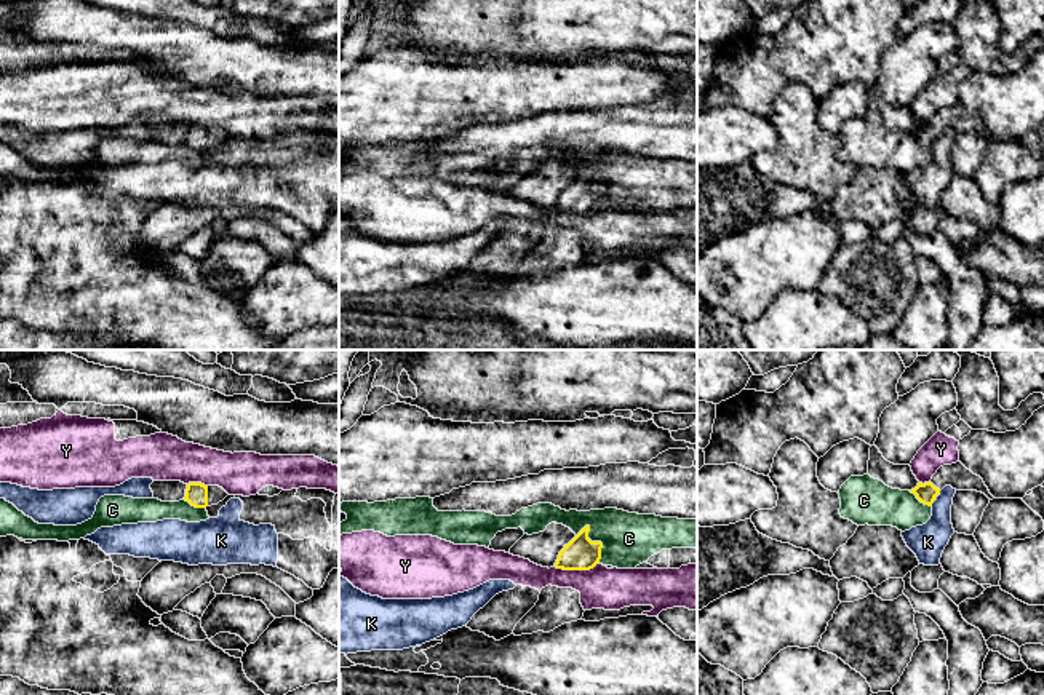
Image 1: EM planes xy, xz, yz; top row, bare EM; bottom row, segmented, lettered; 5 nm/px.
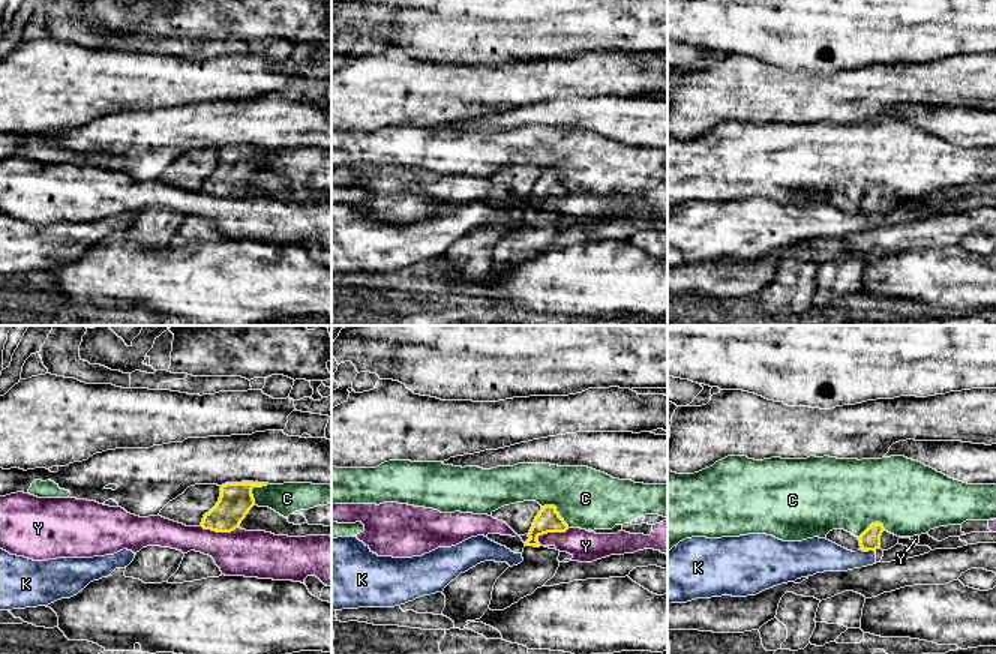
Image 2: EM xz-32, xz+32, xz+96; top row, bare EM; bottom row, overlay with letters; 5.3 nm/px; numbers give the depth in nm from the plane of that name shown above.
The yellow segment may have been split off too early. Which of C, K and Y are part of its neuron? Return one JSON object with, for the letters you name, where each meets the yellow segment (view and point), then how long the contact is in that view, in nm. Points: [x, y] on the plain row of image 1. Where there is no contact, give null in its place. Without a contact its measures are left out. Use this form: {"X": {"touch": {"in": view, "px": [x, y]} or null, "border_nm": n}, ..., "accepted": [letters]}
{"accepted": []}

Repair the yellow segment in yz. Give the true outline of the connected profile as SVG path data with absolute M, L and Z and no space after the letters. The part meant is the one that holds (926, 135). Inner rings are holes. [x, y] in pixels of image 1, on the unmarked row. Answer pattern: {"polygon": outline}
{"polygon": "M961 104L940 109L929 125L918 125L910 134L914 136L921 145L932 149L935 139L945 128L951 128L956 133L977 133L985 136L990 142L994 141L983 121L967 112Z"}

